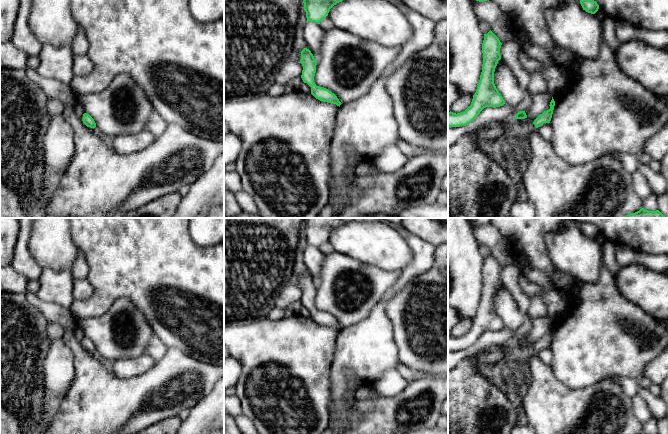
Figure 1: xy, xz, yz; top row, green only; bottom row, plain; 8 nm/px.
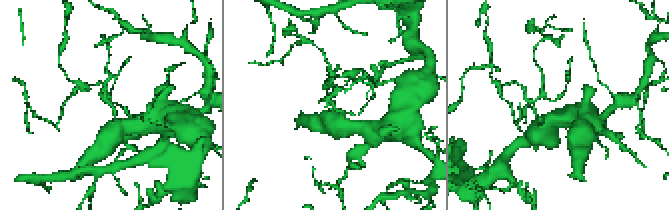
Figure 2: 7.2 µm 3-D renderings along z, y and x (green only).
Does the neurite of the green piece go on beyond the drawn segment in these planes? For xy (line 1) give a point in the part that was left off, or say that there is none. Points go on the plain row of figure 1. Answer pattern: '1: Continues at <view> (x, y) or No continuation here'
1: No continuation here

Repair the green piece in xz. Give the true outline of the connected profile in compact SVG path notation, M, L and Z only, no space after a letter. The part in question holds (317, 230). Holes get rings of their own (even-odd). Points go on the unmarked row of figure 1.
M304 218L304 234L307 246L320 248L330 235L339 226L345 224L340 218Z

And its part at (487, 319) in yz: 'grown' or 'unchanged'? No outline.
unchanged

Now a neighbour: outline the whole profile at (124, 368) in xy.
M144 353L132 359L120 359L113 362L113 373L119 378L131 378L142 375L151 369L156 361Z

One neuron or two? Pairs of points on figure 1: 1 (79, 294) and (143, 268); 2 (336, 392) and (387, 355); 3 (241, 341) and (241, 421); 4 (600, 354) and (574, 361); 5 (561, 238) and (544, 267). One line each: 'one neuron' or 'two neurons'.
1: two neurons
2: one neuron
3: two neurons
4: one neuron
5: two neurons

